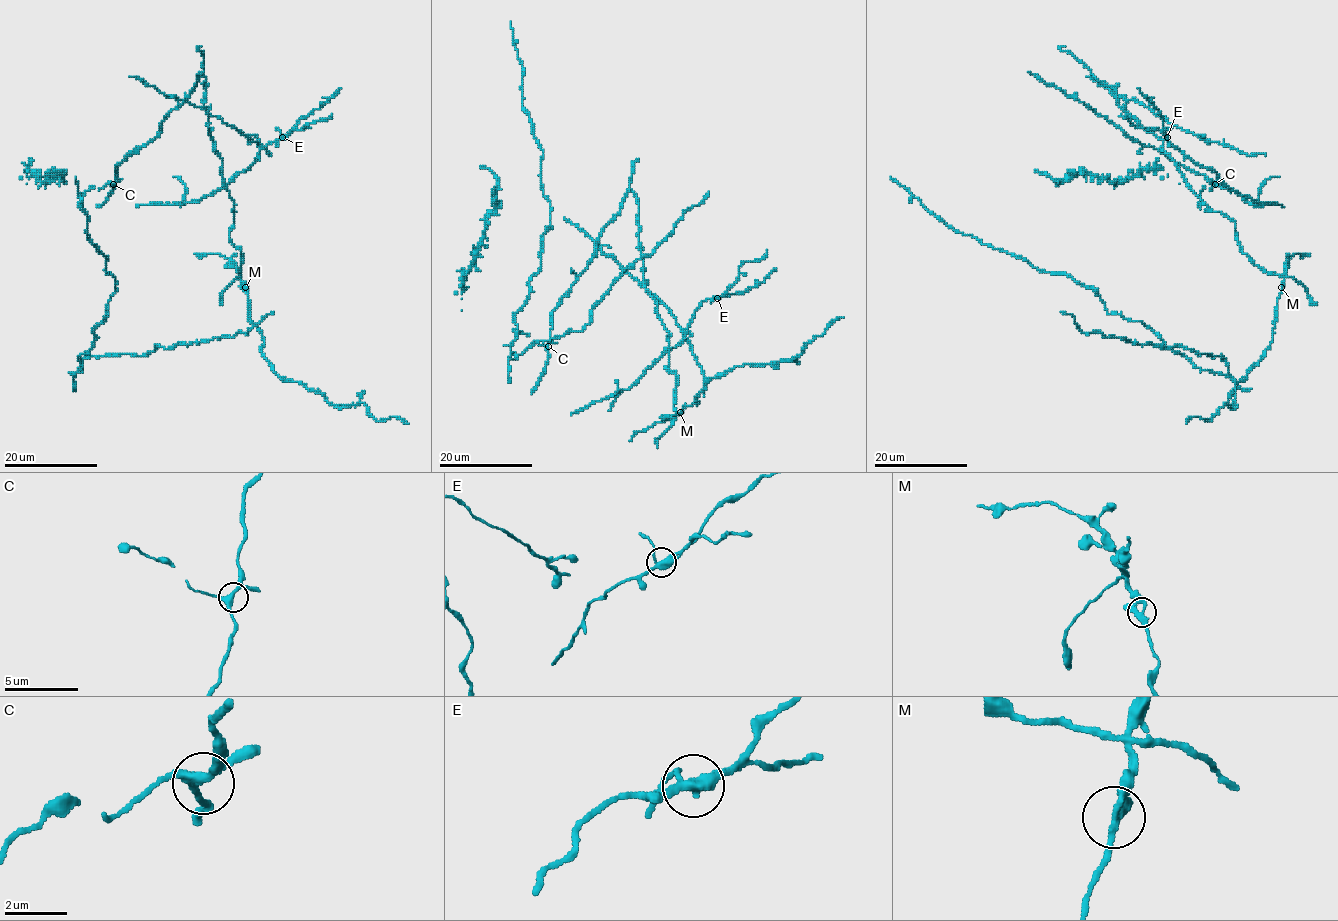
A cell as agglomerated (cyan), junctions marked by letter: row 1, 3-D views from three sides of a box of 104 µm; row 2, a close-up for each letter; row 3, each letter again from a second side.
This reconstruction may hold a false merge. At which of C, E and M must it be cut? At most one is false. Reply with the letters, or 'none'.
E

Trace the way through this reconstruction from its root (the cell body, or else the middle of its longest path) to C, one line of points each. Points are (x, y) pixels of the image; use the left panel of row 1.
C: (81, 197), (91, 189), (113, 184)

